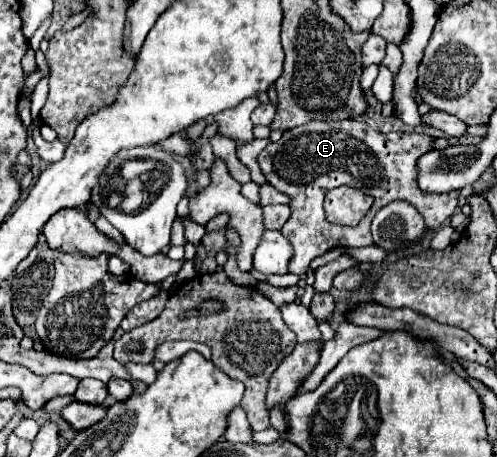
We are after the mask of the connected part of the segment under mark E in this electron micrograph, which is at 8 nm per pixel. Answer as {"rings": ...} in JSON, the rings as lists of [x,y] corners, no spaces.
{"rings":[[[337,120],[337,122],[309,122],[305,126],[291,128],[283,134],[283,138],[279,142],[267,144],[267,148],[257,156],[259,168],[273,188],[277,188],[279,192],[283,192],[291,198],[291,218],[283,226],[283,236],[291,242],[291,246],[295,250],[295,254],[289,262],[289,272],[303,276],[313,258],[317,258],[317,256],[321,256],[321,254],[325,254],[327,250],[333,250],[333,248],[347,248],[347,246],[359,248],[359,246],[371,246],[373,244],[373,240],[369,236],[371,216],[365,216],[359,222],[359,226],[355,226],[355,228],[335,226],[335,224],[329,224],[326,220],[325,214],[323,214],[325,192],[333,190],[341,184],[355,186],[355,188],[375,196],[375,214],[383,206],[387,206],[389,202],[407,200],[409,204],[413,204],[419,210],[419,214],[423,216],[428,229],[441,227],[454,214],[459,203],[460,190],[441,194],[427,194],[421,192],[415,186],[415,162],[419,160],[419,154],[423,154],[431,148],[431,140],[433,138],[423,134],[423,132],[387,132],[387,134],[383,134],[379,130],[371,130],[371,126],[365,124],[363,120]]]}

